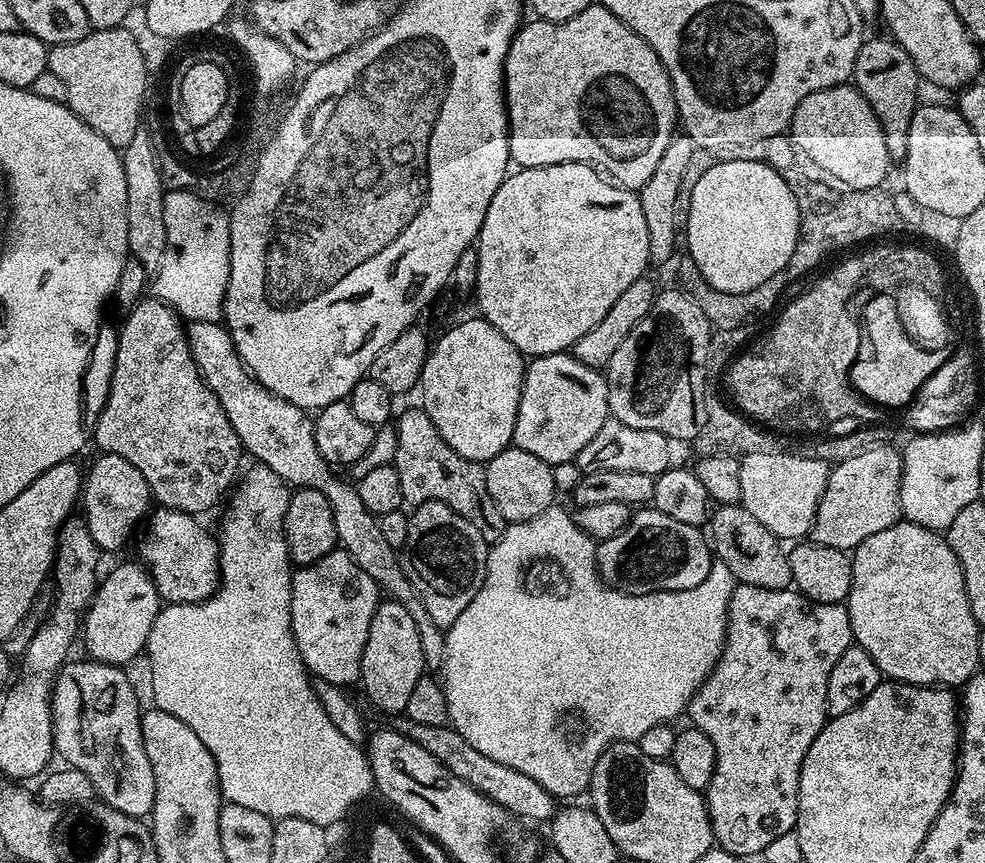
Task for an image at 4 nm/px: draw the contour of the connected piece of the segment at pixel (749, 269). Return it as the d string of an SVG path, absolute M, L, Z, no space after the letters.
M752 161L723 162L711 167L698 179L688 203L686 232L687 228L687 255L694 260L703 278L710 286L714 286L714 290L726 291L727 294L754 290L782 271L790 261L801 234L798 202L790 186L771 166Z

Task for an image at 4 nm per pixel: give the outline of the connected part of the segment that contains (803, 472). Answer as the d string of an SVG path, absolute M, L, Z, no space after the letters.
M762 450L758 454L739 457L740 473L742 474L740 503L746 510L750 510L750 514L754 514L754 518L758 518L758 522L762 522L762 526L766 526L766 530L770 530L770 534L774 534L777 540L781 542L803 541L811 533L812 526L816 522L818 502L826 490L830 465L825 460L818 458L806 458L799 454L791 456L788 452L768 451Z

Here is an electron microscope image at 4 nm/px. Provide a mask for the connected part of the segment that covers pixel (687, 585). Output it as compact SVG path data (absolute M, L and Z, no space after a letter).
M640 506L633 511L631 520L614 538L599 541L596 546L596 569L600 578L625 596L645 596L651 592L681 592L694 590L706 582L714 563L712 545L707 535L686 522L666 518L654 506Z

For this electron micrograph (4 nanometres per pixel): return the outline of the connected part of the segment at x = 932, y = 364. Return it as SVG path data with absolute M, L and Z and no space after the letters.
M872 294L864 304L864 324L860 328L860 344L852 360L852 385L866 400L881 409L900 408L915 399L917 392L940 366L948 360L943 348L926 350L906 334L902 318L898 318L895 295Z

